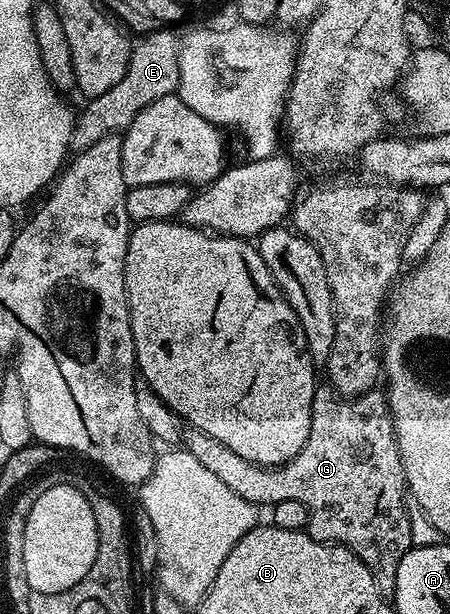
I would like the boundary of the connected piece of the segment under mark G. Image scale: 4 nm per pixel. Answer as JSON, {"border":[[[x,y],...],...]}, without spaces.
{"border":[[[330,387],[315,390],[305,447],[283,465],[261,467],[241,459],[221,439],[200,429],[184,428],[182,444],[225,487],[240,491],[239,473],[255,473],[255,485],[263,493],[295,497],[307,508],[305,532],[324,543],[344,545],[369,567],[381,595],[395,596],[397,567],[411,548],[409,515],[405,504],[407,480],[395,442],[395,423],[383,391],[344,399]]]}

